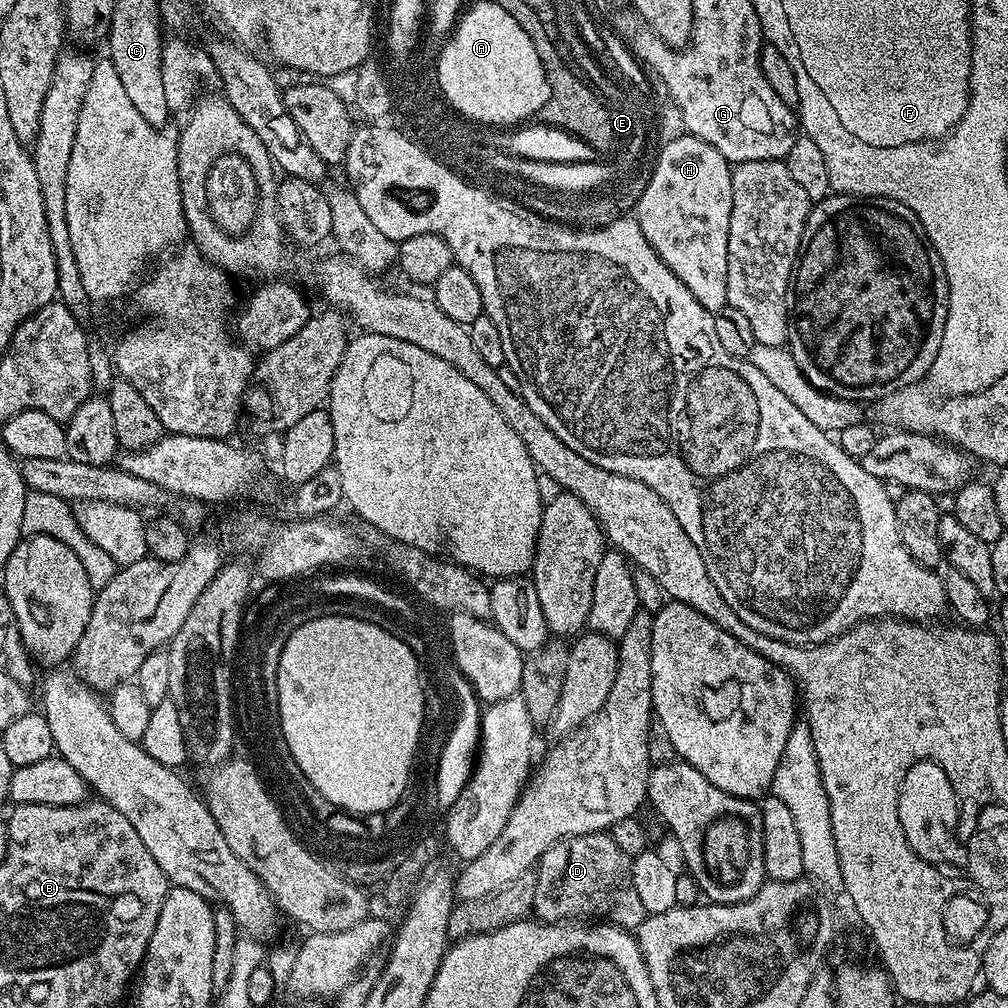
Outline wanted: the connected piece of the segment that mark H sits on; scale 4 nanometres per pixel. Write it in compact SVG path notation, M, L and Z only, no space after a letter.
M679 134L660 152L660 157L656 160L656 165L652 168L652 177L647 177L644 188L638 193L634 205L634 218L638 222L638 226L642 230L642 234L646 234L646 242L652 244L654 249L662 258L662 262L671 272L680 279L686 286L686 290L690 290L690 294L694 294L694 298L698 298L698 302L702 302L702 306L708 312L715 313L718 309L725 307L728 303L728 295L726 294L726 270L728 269L728 235L730 234L730 206L732 205L732 169L733 165L722 154L718 154L718 150L714 150L714 146L710 146L710 142L699 140L697 136L687 134Z

